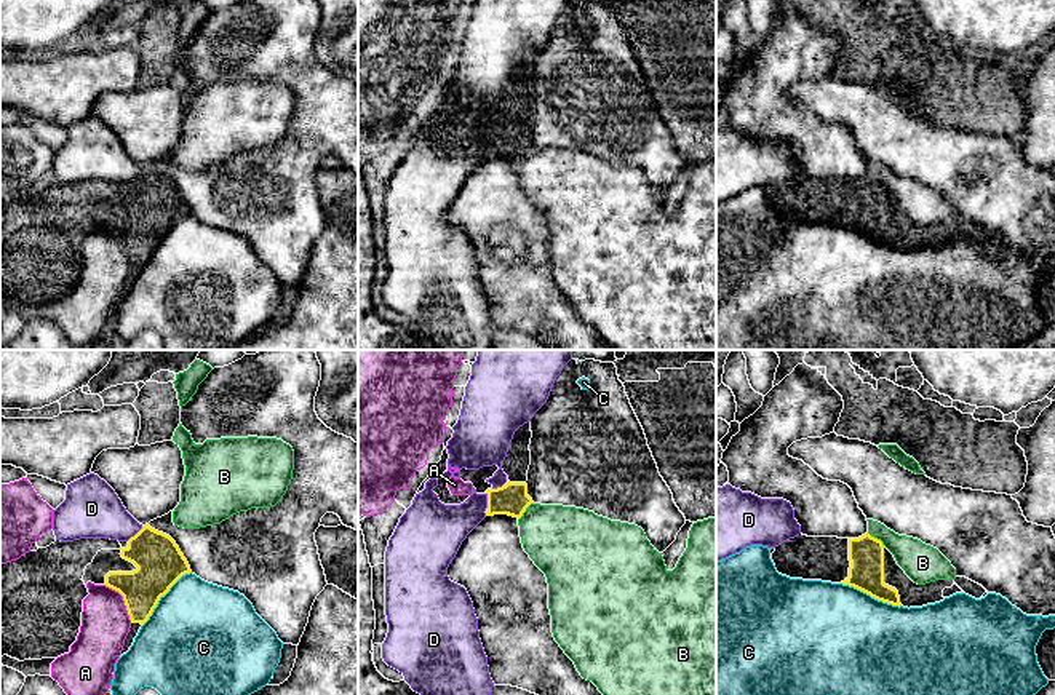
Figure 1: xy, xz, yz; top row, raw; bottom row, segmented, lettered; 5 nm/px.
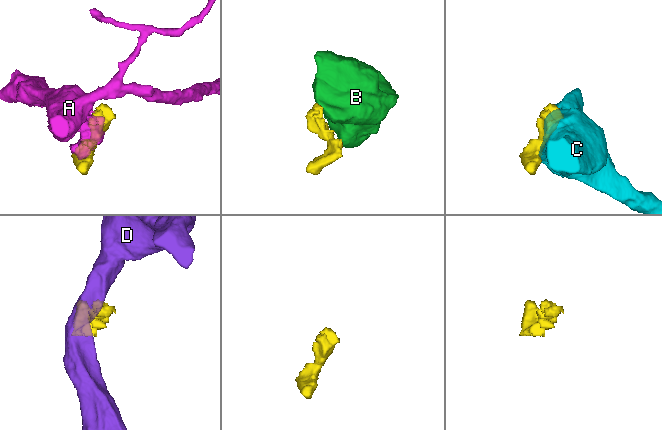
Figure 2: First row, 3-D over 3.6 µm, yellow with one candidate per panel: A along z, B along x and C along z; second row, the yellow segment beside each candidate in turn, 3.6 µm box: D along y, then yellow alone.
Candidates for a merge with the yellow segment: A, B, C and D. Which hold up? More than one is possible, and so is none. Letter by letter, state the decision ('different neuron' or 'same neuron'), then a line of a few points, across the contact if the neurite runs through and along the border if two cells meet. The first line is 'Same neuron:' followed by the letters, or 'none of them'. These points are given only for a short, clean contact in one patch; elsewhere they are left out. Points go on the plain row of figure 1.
Same neuron: none of them
A: different neuron
B: different neuron; line yz (867, 174), (886, 189)
C: different neuron
D: different neuron; line xy (143, 168), (127, 182)

